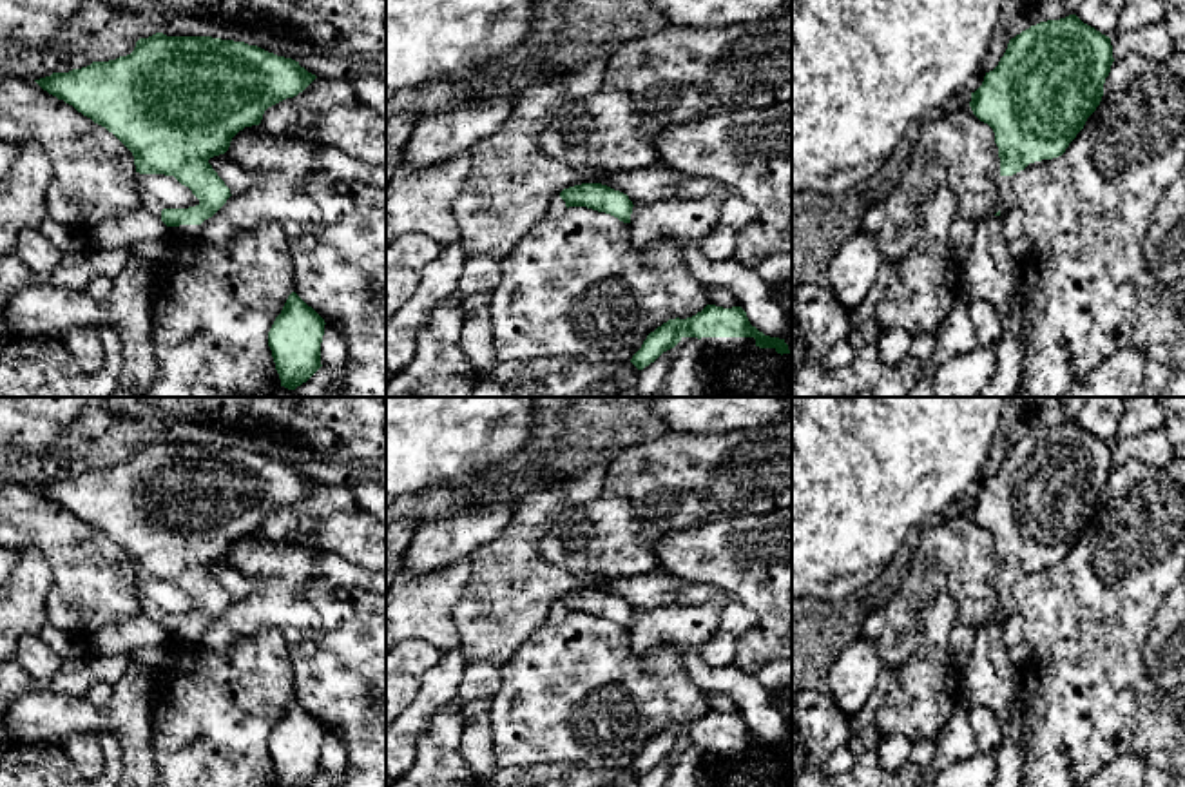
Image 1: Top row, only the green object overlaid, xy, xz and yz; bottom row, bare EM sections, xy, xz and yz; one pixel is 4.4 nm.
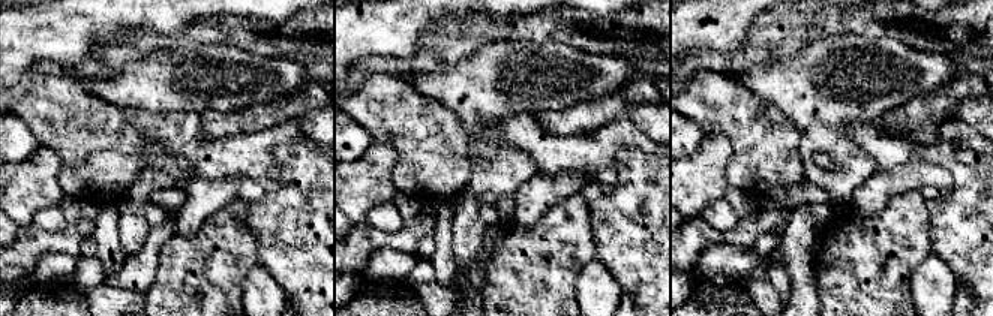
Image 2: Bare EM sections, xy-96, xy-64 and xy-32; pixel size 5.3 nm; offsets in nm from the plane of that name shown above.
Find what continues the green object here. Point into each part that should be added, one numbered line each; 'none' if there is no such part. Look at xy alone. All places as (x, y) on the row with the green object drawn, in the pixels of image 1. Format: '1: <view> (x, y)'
1: xy (192, 231)

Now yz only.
none

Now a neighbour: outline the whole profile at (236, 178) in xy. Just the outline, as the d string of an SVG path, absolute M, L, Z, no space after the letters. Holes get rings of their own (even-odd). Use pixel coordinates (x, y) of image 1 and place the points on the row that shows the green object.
M226 152L210 158L208 163L230 189L232 196L250 192L259 185L259 176L250 174L246 169L234 163Z

